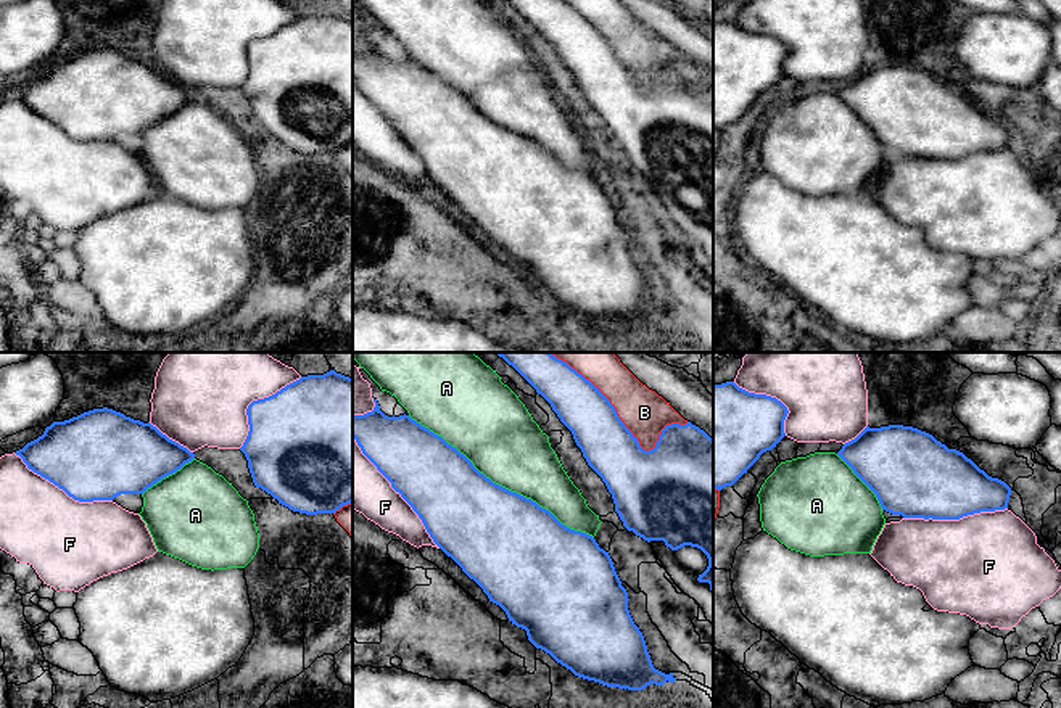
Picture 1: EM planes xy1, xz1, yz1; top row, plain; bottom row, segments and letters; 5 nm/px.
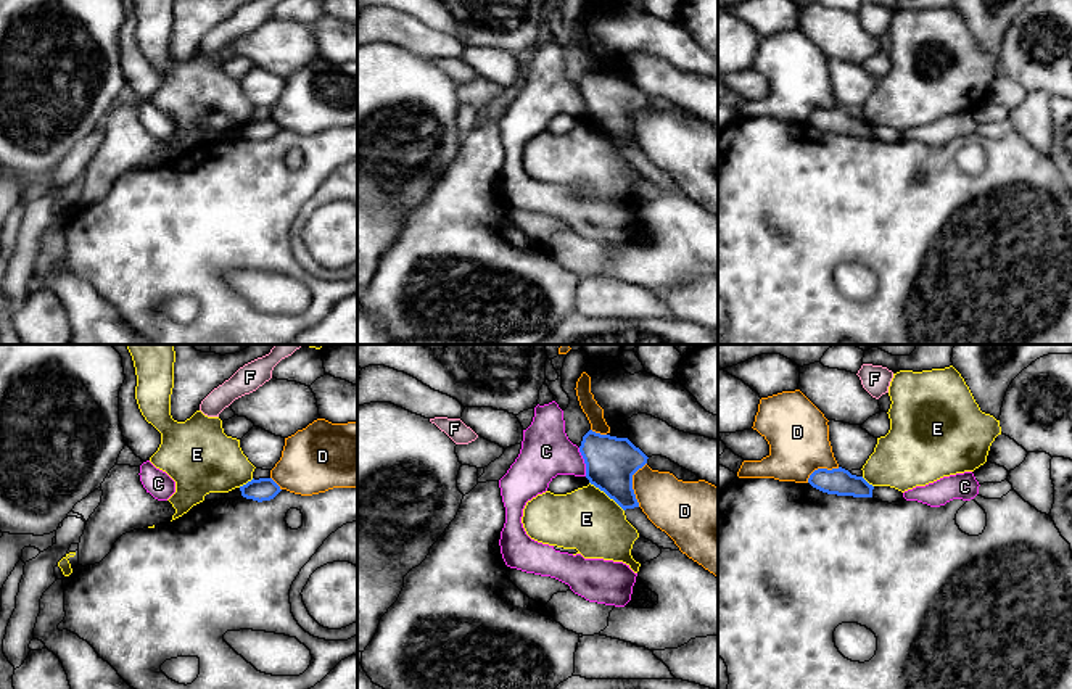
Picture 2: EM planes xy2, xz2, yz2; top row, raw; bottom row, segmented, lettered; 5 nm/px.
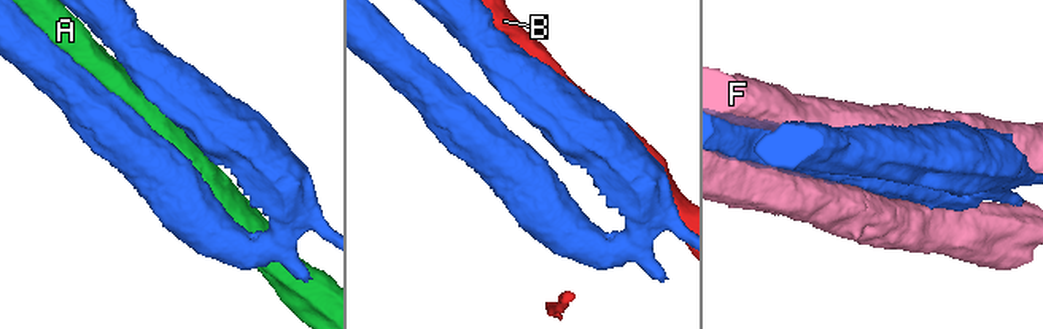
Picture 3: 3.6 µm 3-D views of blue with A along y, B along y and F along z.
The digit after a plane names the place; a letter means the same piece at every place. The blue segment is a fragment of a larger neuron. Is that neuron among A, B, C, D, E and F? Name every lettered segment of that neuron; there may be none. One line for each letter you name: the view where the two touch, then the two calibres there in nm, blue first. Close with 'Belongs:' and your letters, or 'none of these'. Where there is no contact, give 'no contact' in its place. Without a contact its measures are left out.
A: meets blue in xz1; 480 nm thick on the blue side, 380 nm on the other
Belongs: A

